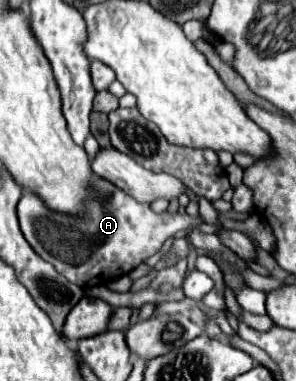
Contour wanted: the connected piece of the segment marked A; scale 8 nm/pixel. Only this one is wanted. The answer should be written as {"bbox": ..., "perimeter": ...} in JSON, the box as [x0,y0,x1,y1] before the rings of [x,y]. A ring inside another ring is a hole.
{"bbox":[16,177,204,287],"perimeter":[[[94,177],[90,179],[82,205],[82,215],[64,215],[48,209],[36,193],[24,191],[16,209],[22,235],[30,247],[78,287],[112,283],[158,253],[168,237],[174,237],[178,231],[190,229],[192,225],[204,223],[200,215],[190,217],[180,211],[156,213],[148,203],[140,203],[130,195],[124,195],[124,191],[116,185],[100,177],[96,177],[96,185]]]}

